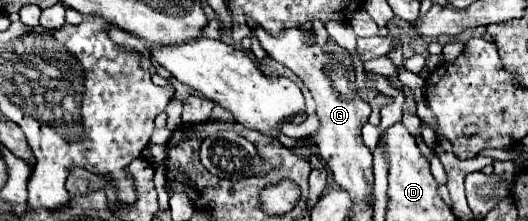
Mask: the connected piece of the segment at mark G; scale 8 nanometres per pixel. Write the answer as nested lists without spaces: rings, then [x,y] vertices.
[[[255,25],[253,35],[259,39],[261,47],[273,61],[291,69],[311,91],[317,105],[315,115],[319,119],[319,129],[315,135],[311,135],[311,139],[317,155],[331,169],[335,183],[343,189],[349,189],[353,197],[365,197],[373,185],[373,157],[371,151],[363,145],[361,127],[367,123],[371,107],[359,97],[357,87],[349,87],[349,79],[355,79],[353,55],[335,39],[329,39],[325,45],[317,45],[313,29],[289,27],[283,29],[281,35],[271,35],[263,27]]]

